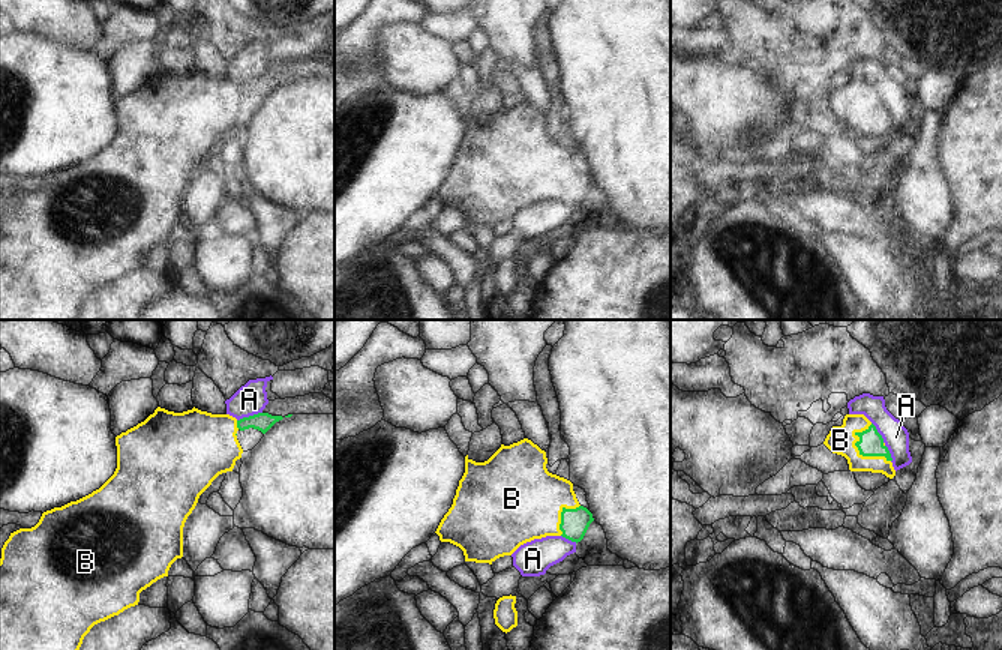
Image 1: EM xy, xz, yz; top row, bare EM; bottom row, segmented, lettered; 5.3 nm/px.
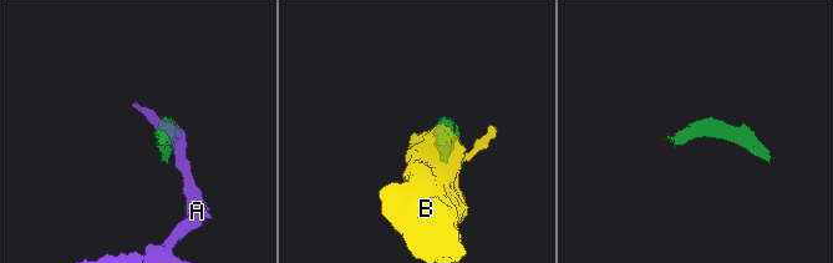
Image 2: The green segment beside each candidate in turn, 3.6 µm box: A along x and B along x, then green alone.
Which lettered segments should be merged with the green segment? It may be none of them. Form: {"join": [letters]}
{"join": ["B"]}

